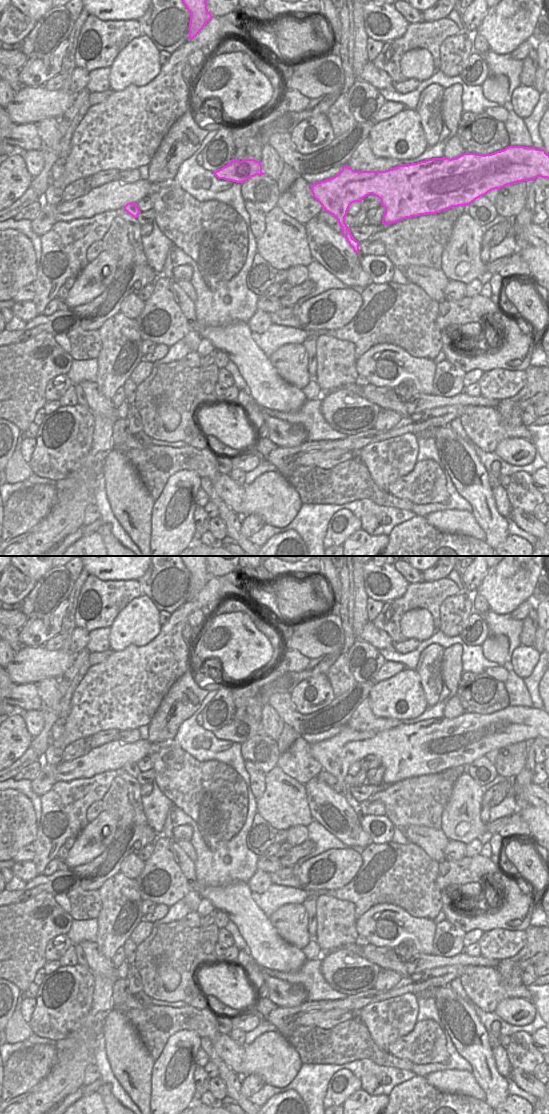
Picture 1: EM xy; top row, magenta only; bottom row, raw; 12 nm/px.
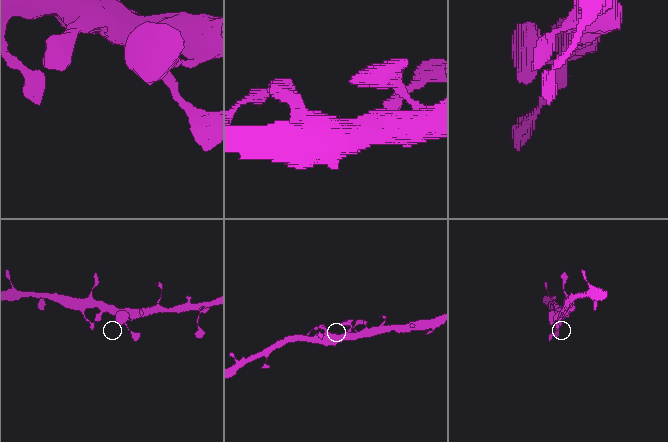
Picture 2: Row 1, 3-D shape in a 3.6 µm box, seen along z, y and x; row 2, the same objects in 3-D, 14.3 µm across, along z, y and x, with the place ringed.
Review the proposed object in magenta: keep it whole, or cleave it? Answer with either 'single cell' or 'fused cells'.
single cell

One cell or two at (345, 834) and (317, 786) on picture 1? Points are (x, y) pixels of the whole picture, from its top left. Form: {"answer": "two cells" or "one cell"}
{"answer": "one cell"}

